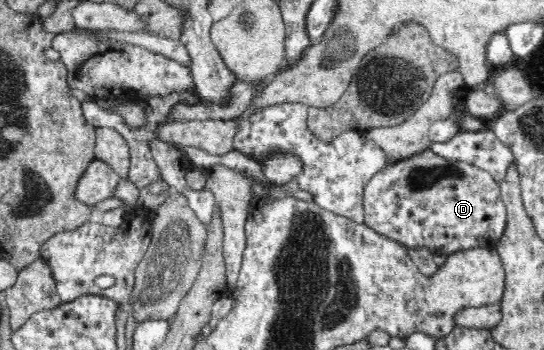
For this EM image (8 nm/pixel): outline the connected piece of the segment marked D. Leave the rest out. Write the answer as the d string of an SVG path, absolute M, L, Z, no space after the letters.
M426 150L411 155L406 159L390 163L381 172L372 176L372 179L366 183L364 193L362 195L362 209L364 213L364 222L370 229L376 231L380 235L390 238L405 245L406 247L425 247L430 250L433 255L454 255L456 251L462 251L470 247L489 247L495 249L495 244L502 237L503 228L506 227L506 206L501 198L500 184L487 171L480 169L472 164L456 161L455 159L446 159L432 150Z

